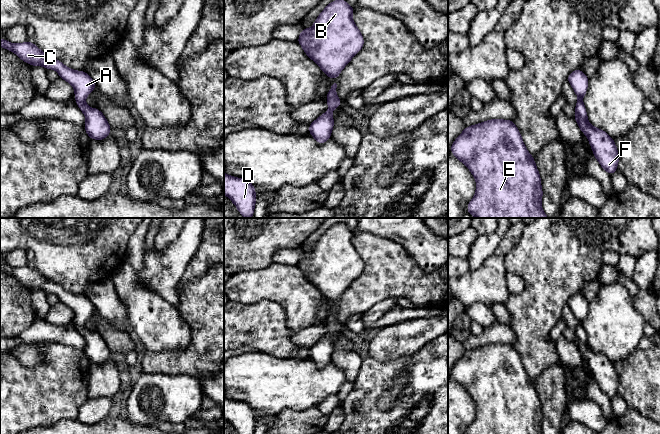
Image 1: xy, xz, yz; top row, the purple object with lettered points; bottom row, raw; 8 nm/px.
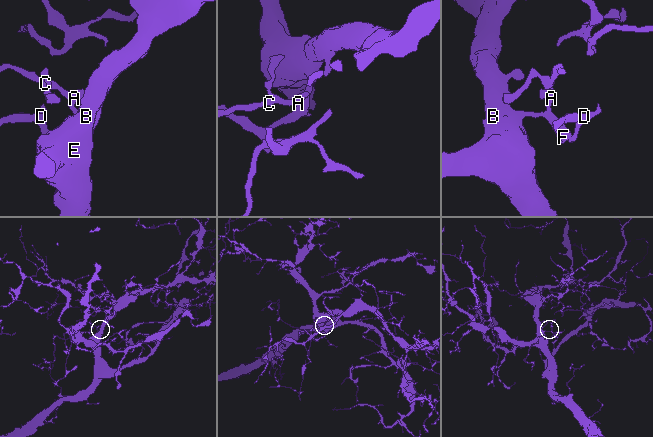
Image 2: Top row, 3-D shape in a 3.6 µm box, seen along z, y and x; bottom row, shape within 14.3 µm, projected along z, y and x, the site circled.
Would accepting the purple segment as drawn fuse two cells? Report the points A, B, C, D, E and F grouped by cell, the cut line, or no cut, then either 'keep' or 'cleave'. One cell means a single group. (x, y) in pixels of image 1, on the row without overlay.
groups A B C D E F; cut none; keep

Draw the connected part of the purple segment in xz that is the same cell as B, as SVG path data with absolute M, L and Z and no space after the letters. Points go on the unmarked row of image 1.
M334 224L309 254L303 250L298 261L305 278L328 302L336 303L364 270L364 262L352 243L354 234L346 224Z

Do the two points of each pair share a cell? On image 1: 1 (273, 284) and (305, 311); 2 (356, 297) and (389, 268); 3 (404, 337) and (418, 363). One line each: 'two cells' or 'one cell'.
1: one cell
2: one cell
3: two cells

